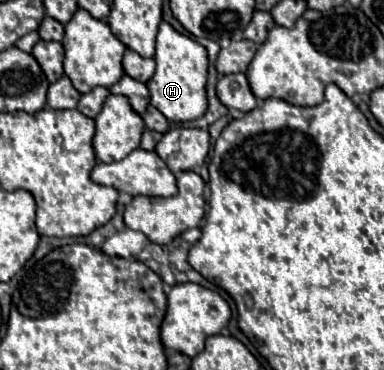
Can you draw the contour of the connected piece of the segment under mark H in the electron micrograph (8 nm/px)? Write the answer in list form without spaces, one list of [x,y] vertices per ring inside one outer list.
[[[168,22],[160,24],[156,38],[156,72],[148,80],[150,104],[158,108],[170,122],[188,122],[204,116],[208,108],[206,80],[208,80],[208,54],[186,34],[176,32]]]

